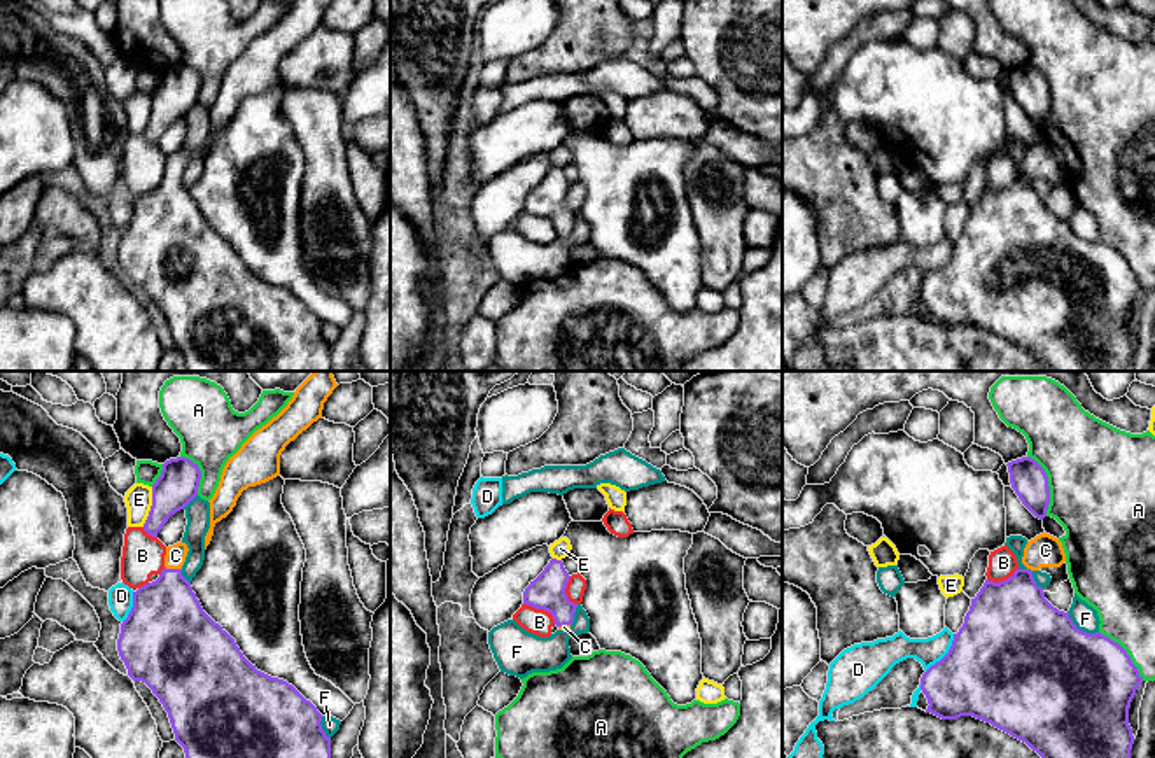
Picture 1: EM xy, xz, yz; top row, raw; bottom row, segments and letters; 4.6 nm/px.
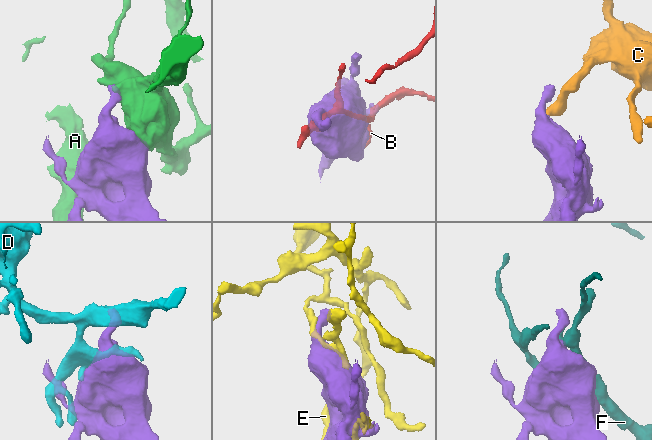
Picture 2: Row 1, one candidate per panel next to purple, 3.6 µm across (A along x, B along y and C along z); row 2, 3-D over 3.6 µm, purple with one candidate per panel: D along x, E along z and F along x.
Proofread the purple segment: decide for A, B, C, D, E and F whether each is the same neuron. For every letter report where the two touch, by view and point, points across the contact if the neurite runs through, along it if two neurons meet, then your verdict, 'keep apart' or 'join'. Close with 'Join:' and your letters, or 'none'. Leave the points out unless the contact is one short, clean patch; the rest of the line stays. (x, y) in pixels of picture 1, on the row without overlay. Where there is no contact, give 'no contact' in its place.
A: contact yz (1047, 93); keep apart
B: contact xz (541, 216); keep apart
C: contact xy (174, 177); way xy (167, 230), (174, 177), (175, 163); join
D: contact yz (947, 261); keep apart
E: contact xy (151, 114); keep apart
F: contact yz (1078, 237); keep apart
Join: C

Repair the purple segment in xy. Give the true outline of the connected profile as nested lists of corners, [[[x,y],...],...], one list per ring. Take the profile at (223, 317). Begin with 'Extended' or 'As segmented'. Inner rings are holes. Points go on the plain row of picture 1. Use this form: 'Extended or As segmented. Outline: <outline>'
Extended. Outline: [[[182,149],[168,154],[159,186],[133,200],[133,215],[121,231],[117,247],[128,284],[145,291],[159,306],[187,371],[331,371],[331,345],[322,338],[317,315],[287,289],[257,278],[234,247],[203,219],[191,191],[182,184],[187,159]]]

